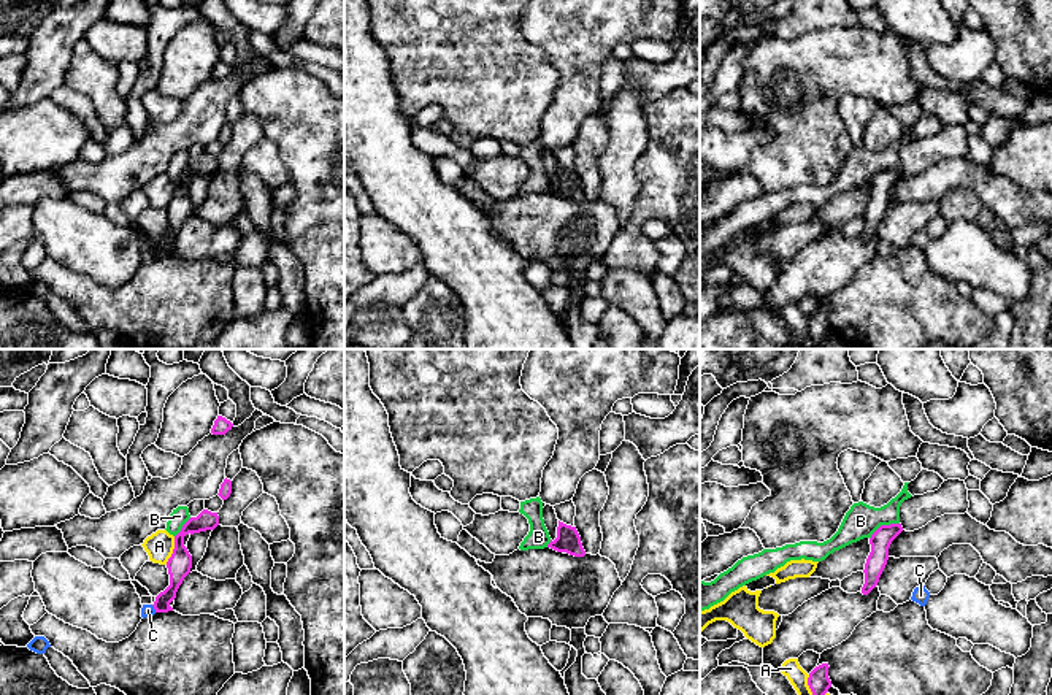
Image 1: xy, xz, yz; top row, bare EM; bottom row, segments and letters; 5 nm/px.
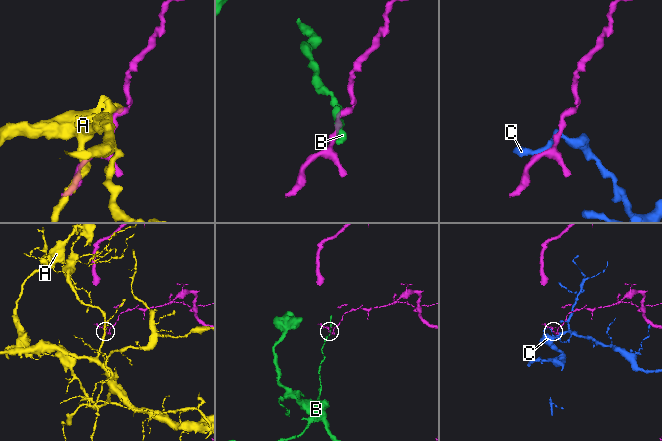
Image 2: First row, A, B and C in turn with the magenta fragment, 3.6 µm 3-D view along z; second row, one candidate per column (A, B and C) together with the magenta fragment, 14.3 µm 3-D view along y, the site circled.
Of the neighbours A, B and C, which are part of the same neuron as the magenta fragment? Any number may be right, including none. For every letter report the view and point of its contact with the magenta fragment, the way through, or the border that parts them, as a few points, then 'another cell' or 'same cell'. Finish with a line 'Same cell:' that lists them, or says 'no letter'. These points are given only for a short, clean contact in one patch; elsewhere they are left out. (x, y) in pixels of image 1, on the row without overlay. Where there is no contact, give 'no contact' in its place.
A: meets magenta in xy at (173, 195); another cell
B: meets magenta in yz at (883, 170); border along yz (898, 167), (881, 170), (870, 183); another cell
C: meets magenta in xy at (154, 253); another cell
Same cell: no letter

